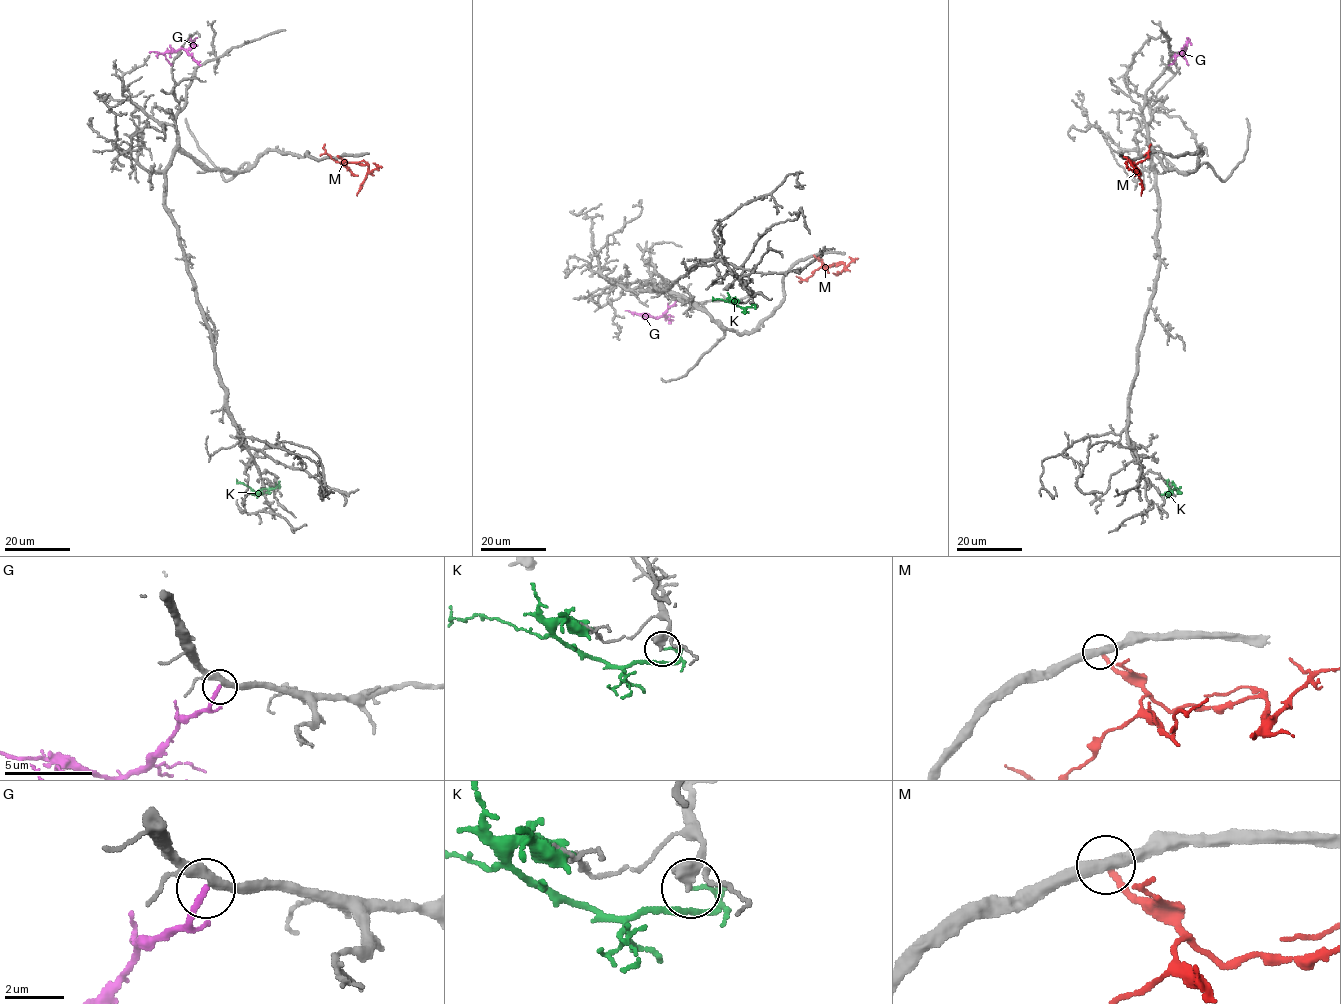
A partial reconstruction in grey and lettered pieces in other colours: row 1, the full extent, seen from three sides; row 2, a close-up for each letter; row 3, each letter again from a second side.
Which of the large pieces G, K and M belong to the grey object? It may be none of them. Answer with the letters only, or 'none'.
G

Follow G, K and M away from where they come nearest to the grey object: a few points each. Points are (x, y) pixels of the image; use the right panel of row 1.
G: (1169, 64), (1186, 49), (1178, 52)
K: (1173, 484), (1176, 489), (1170, 492), (1164, 480)
M: (1123, 156), (1134, 162), (1141, 180), (1141, 195)

